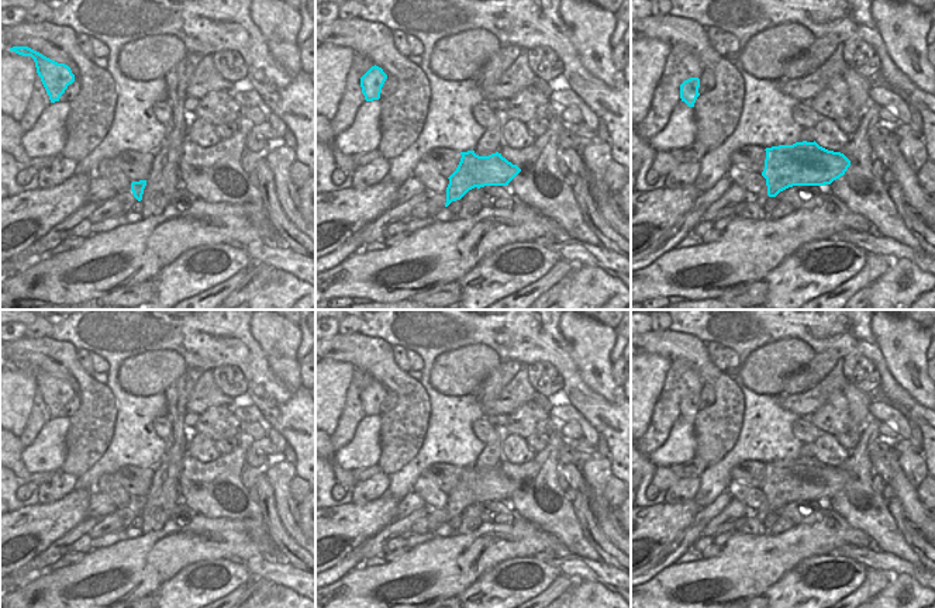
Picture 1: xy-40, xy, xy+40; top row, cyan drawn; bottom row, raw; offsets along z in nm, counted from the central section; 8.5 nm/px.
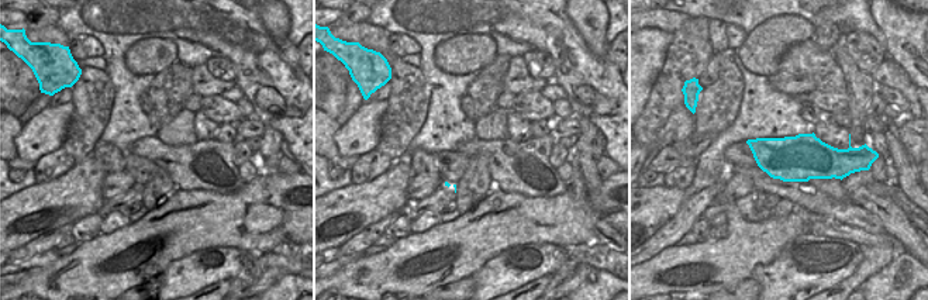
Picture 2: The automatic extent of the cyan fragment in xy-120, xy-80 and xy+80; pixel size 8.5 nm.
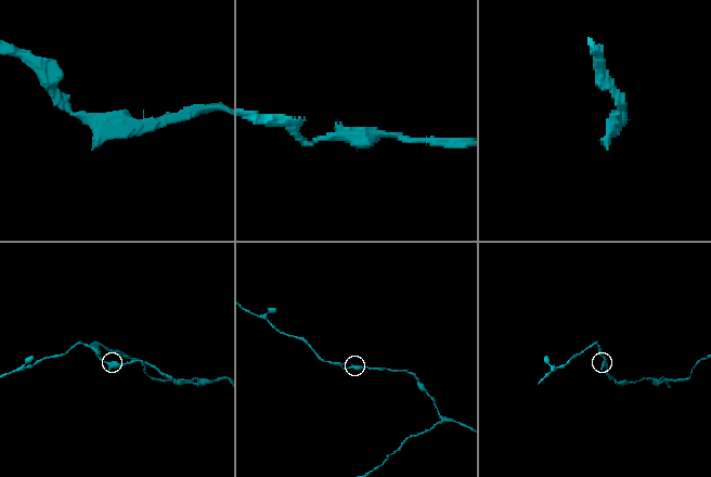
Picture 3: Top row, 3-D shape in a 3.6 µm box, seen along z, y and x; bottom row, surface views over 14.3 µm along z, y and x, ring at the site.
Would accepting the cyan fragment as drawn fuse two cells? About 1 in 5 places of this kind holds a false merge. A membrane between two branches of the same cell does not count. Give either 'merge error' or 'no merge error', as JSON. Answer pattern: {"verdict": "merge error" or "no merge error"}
{"verdict": "no merge error"}

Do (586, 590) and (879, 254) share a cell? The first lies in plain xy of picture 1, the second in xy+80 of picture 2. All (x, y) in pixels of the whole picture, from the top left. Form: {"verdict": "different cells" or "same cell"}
{"verdict": "different cells"}

